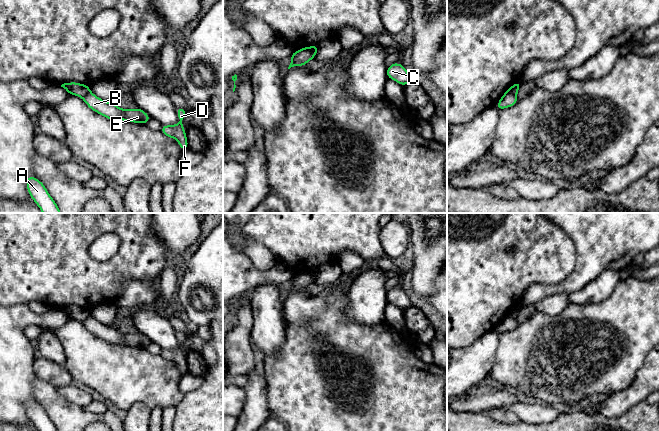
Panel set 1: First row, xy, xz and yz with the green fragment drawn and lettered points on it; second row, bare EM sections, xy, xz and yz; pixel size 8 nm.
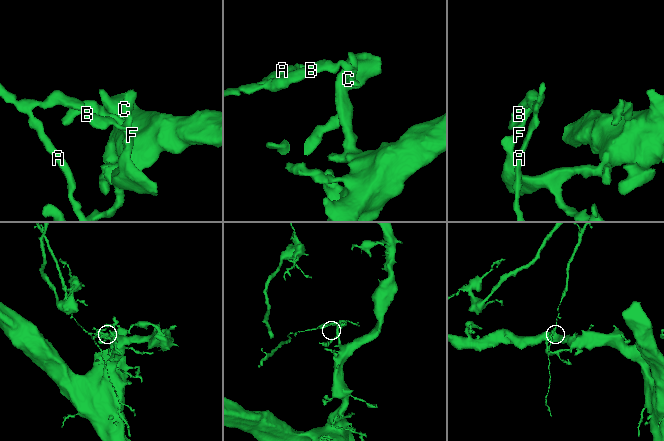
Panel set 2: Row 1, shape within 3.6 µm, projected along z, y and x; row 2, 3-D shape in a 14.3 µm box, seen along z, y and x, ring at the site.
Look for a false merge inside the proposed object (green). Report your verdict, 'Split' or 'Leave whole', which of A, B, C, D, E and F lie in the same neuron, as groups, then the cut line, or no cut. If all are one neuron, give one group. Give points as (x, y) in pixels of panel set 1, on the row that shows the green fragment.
Split. Groups: A / B C D E F. Split along xz (306, 48), (314, 56)

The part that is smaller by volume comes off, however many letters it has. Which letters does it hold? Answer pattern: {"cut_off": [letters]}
{"cut_off": ["A"]}

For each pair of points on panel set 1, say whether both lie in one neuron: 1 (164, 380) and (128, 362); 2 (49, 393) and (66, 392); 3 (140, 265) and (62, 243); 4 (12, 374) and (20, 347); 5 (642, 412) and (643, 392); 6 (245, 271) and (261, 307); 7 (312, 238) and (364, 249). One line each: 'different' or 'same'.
1: same
2: different
3: same
4: same
5: different
6: different
7: same

